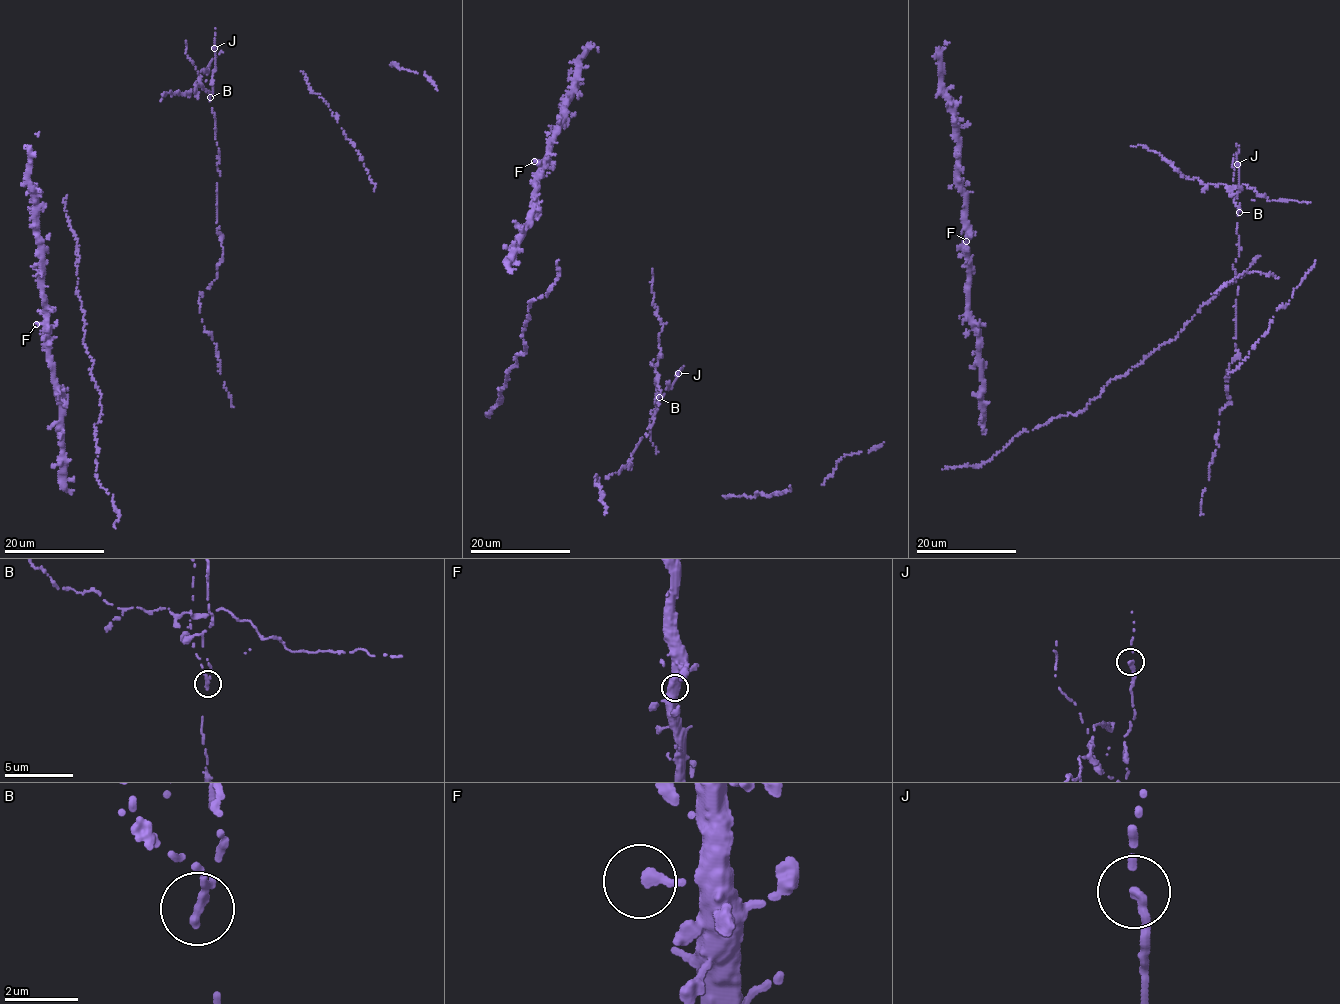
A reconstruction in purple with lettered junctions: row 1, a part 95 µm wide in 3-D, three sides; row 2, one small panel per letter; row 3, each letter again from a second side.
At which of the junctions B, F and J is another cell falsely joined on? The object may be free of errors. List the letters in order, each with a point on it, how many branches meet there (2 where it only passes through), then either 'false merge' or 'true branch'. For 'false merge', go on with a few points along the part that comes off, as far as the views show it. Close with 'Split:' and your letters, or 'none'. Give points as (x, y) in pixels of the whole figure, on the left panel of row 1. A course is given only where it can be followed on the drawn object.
B: place (210, 97); branches 1; false merge
F: place (36, 324); branches 1; true branch
J: place (214, 48); branches 1; true branch
Split: B

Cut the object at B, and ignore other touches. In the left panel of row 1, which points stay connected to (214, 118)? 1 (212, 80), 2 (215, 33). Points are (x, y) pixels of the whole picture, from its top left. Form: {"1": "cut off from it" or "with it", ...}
{"1": "with it", "2": "with it"}

